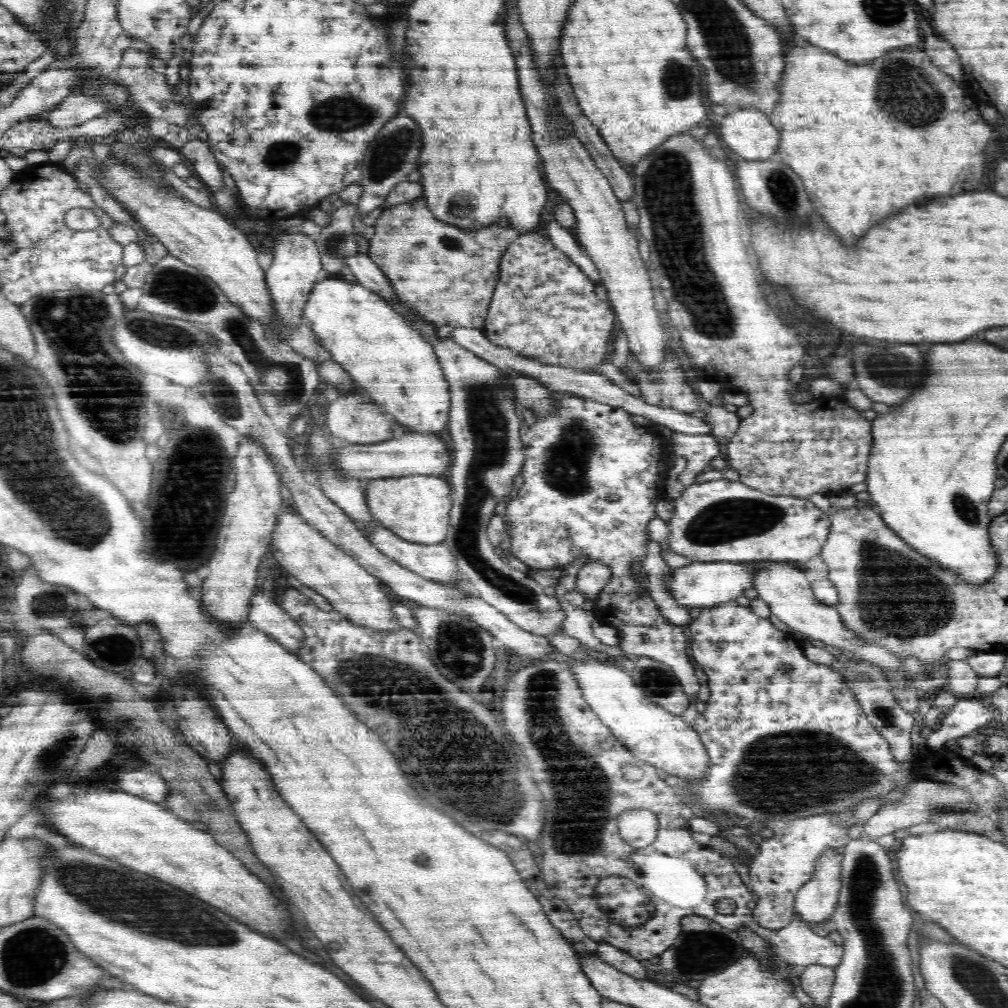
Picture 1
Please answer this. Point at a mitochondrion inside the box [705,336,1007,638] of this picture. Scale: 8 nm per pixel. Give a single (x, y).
(893, 369)

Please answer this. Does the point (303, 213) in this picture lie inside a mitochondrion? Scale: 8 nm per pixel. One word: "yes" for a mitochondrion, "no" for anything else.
no

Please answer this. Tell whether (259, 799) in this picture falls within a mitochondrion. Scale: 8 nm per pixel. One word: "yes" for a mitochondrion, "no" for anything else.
no

